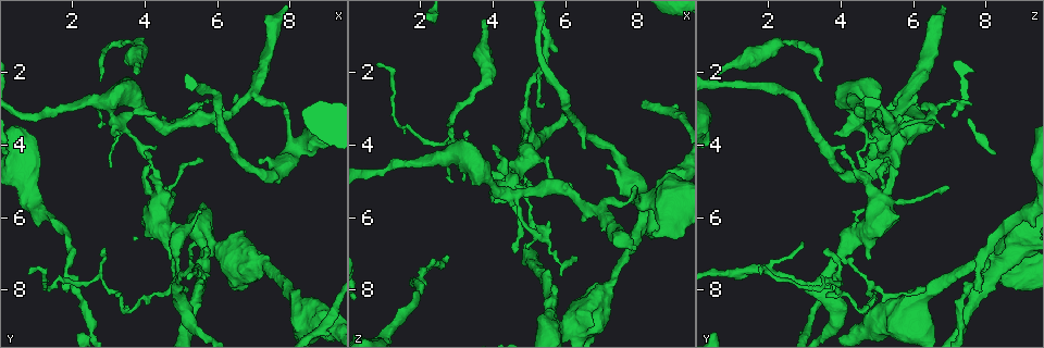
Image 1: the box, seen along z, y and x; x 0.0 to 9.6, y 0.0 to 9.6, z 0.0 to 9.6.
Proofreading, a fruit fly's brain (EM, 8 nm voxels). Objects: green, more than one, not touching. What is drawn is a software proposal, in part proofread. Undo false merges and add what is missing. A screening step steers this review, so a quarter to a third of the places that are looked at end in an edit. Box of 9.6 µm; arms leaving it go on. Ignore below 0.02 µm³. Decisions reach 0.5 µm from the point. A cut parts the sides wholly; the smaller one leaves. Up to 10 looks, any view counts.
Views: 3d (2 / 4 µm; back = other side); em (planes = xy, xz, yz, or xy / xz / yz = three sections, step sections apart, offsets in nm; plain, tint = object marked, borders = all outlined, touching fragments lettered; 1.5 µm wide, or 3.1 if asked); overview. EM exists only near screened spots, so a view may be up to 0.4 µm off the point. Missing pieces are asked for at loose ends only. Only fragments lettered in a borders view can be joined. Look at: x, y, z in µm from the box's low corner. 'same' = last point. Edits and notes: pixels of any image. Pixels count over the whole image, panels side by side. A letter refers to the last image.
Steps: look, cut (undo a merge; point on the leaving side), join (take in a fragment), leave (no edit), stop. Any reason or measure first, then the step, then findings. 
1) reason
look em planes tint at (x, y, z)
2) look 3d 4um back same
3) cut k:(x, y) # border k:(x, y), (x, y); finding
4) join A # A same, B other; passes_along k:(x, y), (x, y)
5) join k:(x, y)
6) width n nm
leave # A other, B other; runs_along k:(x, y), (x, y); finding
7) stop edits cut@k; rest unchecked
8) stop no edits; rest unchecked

stops while still wide
look em planes tint at (5.50, 6.75, 8.45)

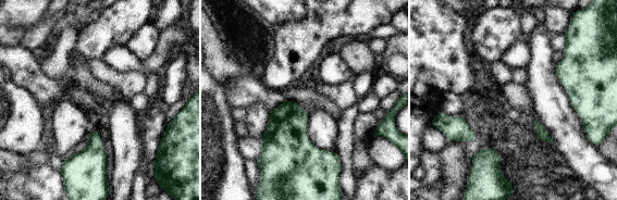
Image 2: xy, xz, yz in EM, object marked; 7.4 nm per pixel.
look em planes borders same

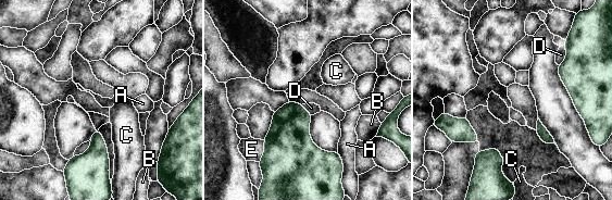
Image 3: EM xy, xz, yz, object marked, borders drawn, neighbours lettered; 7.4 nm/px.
leave # A other, B other, C other, D other, E other; border 3:(301, 104), (312, 114); none of them fits

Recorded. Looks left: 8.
thin arm on a thick one
look em planes borders at (4.85, 6.90, 4.10)

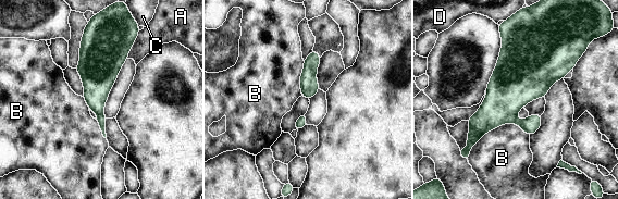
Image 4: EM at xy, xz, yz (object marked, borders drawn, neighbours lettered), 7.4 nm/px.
width 300 nm
leave # A other, B other, C other, D other; border 4:(139, 30), (126, 58); all the same neuron

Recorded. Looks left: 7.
a narrow waist
look 3d 4um at (3.45, 8.50, 4.50)

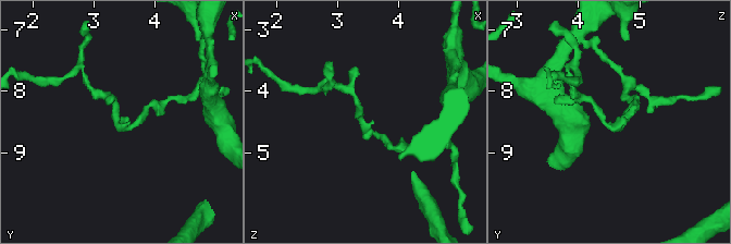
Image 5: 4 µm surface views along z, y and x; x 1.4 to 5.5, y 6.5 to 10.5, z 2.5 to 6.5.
look em planes tint at (3.40, 8.45, 4.45)

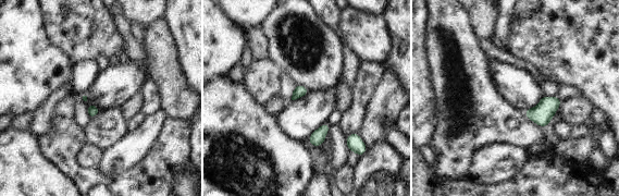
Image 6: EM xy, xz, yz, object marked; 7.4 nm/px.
look em planes borders same

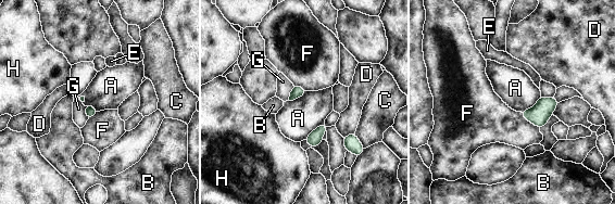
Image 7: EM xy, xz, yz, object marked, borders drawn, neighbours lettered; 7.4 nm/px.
leave # A other, B other, C other, D other, E other, F other, G other, H other; border 7:(540, 96), (531, 107), (521, 112); one neuron here

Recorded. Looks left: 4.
four or more arms meet
look em planes borders at (3.10, 3.05, 4.35)

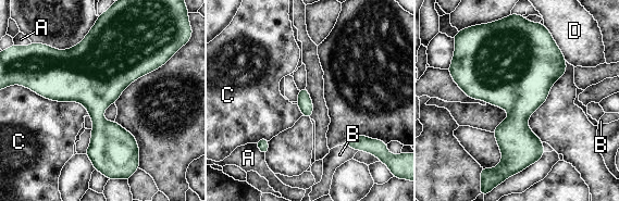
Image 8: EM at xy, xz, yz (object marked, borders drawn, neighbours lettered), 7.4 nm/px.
leave # A other, B other, C other, D other; border 8:(27, 87), (78, 101), (89, 115); continuous, no second neuron

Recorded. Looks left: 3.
stop no edits; rest unchecked

